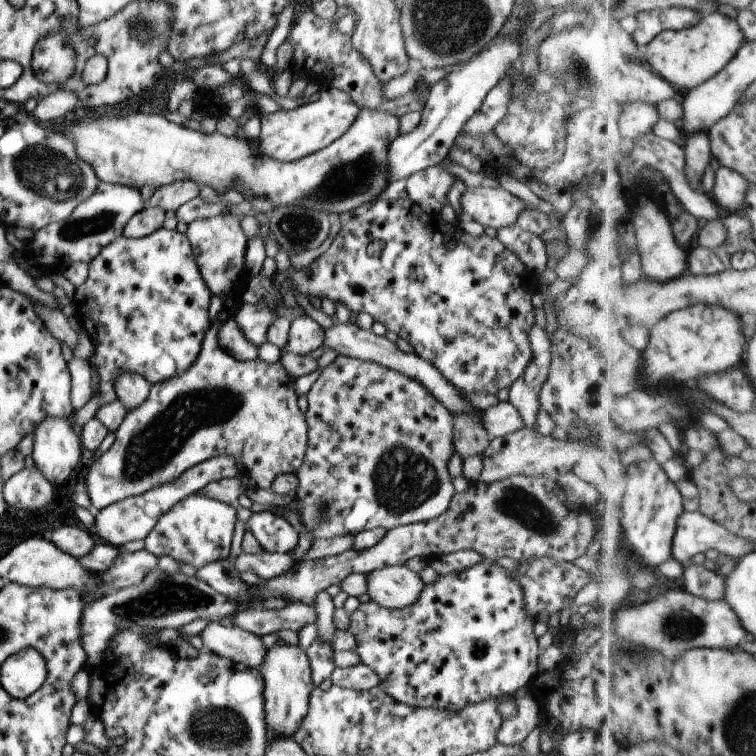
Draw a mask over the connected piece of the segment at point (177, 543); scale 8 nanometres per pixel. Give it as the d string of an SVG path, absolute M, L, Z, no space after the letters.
M198 494L190 495L161 516L145 538L145 549L154 556L172 557L198 570L229 558L236 521L236 509L232 505Z

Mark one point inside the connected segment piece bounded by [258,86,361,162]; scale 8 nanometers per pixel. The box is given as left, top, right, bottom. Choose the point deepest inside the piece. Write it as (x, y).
(290, 135)

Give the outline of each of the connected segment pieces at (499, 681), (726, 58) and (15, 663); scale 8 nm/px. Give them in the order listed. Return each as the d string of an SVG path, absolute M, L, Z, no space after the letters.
M482 560L478 565L459 573L440 575L438 581L425 585L420 598L408 608L390 610L376 605L374 601L361 603L359 608L350 614L349 631L357 642L354 651L358 652L362 664L368 665L380 677L380 687L398 702L411 707L437 708L449 711L460 711L470 703L477 703L492 697L512 695L522 687L528 686L538 674L538 638L534 635L534 619L527 615L524 606L524 593L521 586L514 580L513 572L493 564L493 561Z
M710 13L705 14L703 21L695 27L679 31L667 30L659 34L646 48L646 60L654 71L669 80L676 88L692 91L716 78L732 60L737 58L746 42L748 42L747 34L736 19L722 13Z
M26 647L1 664L1 684L10 697L26 699L47 677L46 659L35 648Z

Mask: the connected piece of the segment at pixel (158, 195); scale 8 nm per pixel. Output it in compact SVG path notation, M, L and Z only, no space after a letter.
M189 180L164 185L154 190L146 206L161 208L164 212L177 211L185 202L198 197L200 190L200 186Z

